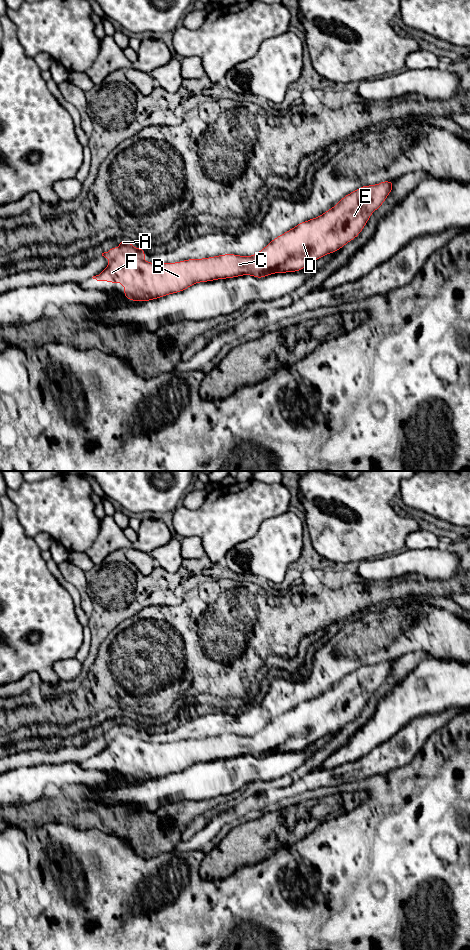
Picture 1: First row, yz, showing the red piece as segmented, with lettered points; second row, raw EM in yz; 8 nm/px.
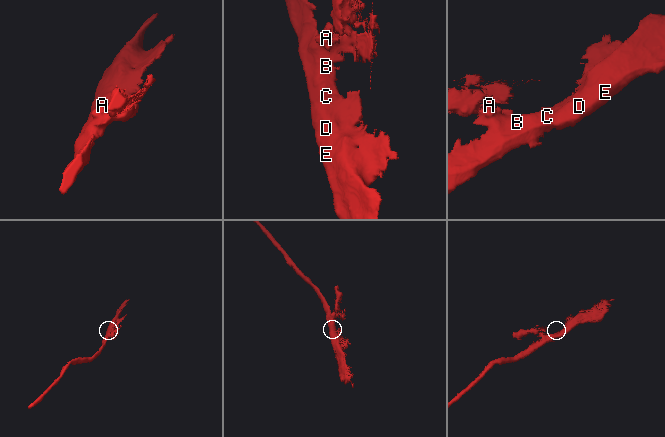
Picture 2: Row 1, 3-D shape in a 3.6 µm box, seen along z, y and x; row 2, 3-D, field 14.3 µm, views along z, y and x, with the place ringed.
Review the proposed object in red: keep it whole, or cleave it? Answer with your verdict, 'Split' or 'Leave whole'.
Split

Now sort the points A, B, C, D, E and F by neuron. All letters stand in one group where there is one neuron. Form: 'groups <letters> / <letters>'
groups A / B C D E F

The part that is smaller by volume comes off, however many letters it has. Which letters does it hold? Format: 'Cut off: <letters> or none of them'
Cut off: A

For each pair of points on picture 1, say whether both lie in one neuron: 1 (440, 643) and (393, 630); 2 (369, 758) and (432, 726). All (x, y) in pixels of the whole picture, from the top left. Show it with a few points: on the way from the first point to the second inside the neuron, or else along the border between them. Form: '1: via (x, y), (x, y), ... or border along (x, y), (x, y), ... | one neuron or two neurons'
1: via (428, 636), (405, 636) | one neuron
2: via (385, 756), (403, 738), (410, 738), (416, 732) | one neuron

